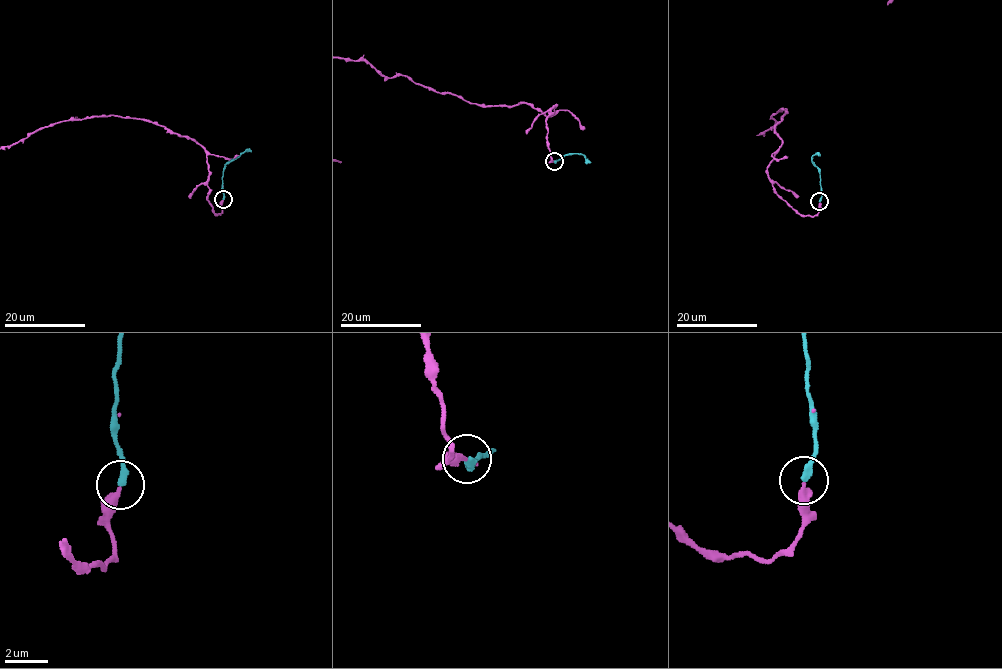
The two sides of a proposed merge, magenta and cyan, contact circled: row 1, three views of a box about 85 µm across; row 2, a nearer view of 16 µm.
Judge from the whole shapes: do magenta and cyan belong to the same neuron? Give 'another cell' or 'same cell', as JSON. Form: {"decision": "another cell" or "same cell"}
{"decision": "same cell"}

